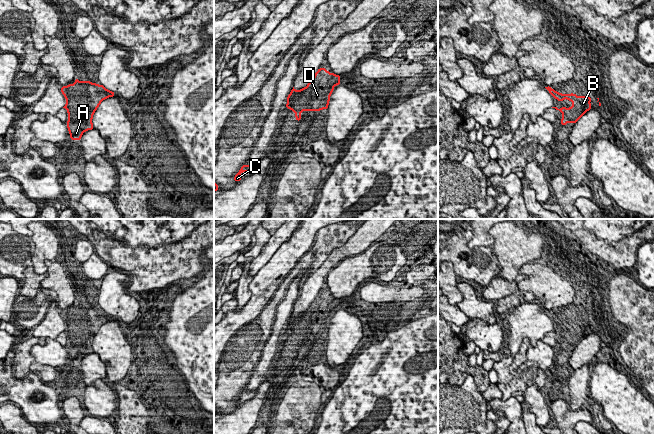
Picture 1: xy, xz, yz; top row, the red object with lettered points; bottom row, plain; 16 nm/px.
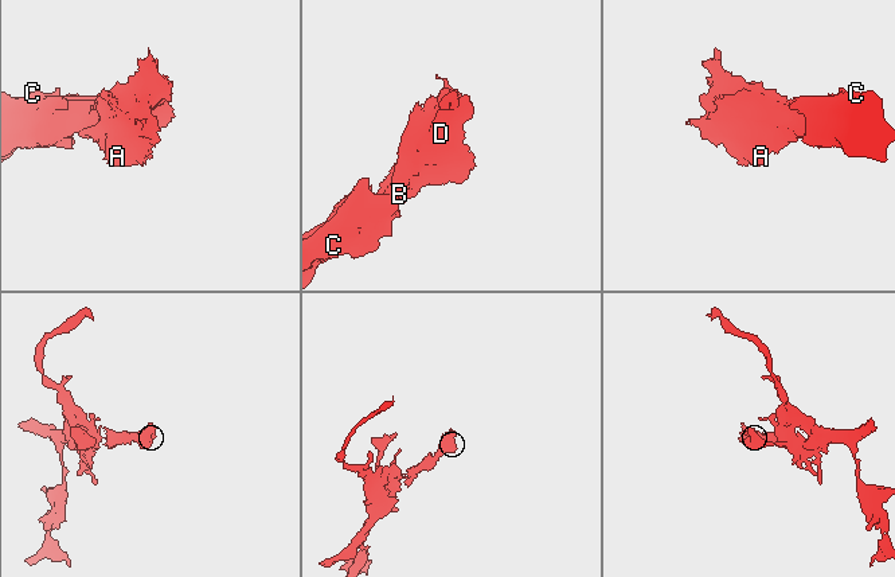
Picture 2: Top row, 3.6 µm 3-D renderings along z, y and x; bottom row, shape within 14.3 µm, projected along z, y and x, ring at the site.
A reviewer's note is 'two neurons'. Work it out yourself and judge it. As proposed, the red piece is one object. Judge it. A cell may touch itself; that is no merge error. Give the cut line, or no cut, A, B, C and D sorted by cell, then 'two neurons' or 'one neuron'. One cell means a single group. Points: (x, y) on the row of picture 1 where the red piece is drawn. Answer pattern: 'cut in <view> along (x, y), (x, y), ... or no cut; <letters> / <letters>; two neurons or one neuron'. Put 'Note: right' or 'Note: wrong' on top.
Note: wrong
no cut; A B C D; one neuron

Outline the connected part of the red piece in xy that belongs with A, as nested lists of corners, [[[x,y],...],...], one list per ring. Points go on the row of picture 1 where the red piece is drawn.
[[[75,78],[74,84],[62,86],[61,92],[67,103],[67,128],[71,135],[69,139],[80,140],[85,131],[94,129],[92,118],[100,103],[115,95],[103,85],[90,81],[79,81]]]

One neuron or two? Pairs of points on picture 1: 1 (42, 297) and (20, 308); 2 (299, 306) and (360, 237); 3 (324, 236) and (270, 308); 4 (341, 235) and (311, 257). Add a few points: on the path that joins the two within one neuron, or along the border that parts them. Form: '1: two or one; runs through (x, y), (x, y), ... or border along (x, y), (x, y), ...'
1: one; runs through (37, 302), (31, 308), (25, 308)
2: one; runs through (313, 288), (318, 275), (342, 252)
3: one; runs through (317, 255), (306, 266), (295, 272), (282, 289)
4: one; runs through (334, 236), (318, 252)

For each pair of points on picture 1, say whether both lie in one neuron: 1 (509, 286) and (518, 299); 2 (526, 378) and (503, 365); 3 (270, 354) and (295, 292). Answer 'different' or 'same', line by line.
1: different
2: same
3: same

